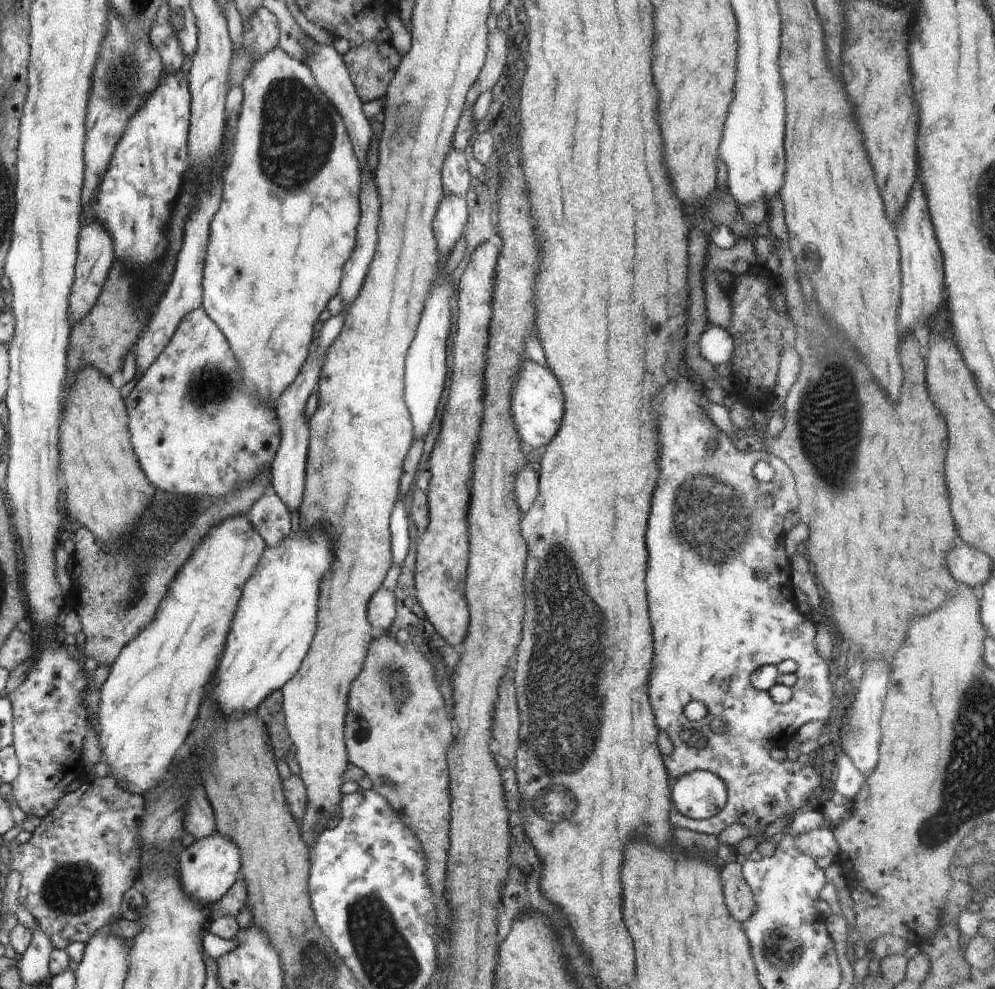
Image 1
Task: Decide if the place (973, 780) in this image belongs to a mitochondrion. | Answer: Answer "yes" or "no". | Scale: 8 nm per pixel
yes

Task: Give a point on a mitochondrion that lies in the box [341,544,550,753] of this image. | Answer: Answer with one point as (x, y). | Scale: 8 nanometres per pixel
(397, 683)

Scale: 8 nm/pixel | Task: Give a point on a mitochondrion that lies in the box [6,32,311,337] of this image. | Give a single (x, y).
(123, 79)

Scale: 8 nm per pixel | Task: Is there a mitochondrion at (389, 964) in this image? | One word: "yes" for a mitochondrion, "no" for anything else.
yes

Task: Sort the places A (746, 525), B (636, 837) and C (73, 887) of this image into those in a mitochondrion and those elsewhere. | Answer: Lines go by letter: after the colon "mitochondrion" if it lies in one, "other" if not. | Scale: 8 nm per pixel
A: mitochondrion
B: other
C: mitochondrion

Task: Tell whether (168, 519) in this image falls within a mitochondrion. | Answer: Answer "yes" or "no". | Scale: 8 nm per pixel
yes

